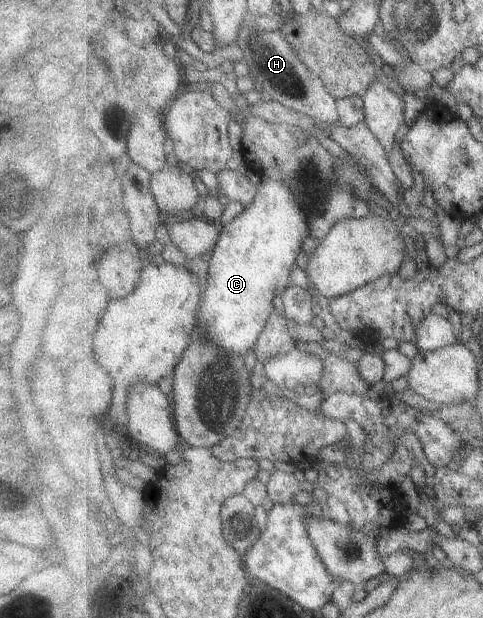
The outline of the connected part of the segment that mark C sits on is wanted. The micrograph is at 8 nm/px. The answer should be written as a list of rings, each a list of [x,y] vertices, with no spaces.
[[[262,179],[262,183],[259,185],[258,189],[258,197],[256,198],[255,203],[251,205],[243,215],[241,215],[238,219],[235,219],[232,223],[220,225],[221,226],[221,233],[222,235],[218,239],[218,243],[216,244],[216,248],[213,251],[213,256],[210,262],[210,281],[208,284],[208,289],[204,292],[204,295],[202,296],[202,305],[200,308],[200,327],[203,331],[203,336],[206,338],[207,342],[210,342],[211,344],[214,344],[217,348],[226,350],[227,352],[230,352],[231,354],[236,355],[247,355],[247,351],[250,349],[254,349],[259,342],[259,339],[262,337],[263,331],[266,329],[267,323],[270,321],[270,318],[272,317],[273,312],[273,299],[275,298],[275,295],[277,295],[277,291],[279,291],[279,287],[283,287],[283,292],[285,292],[290,286],[289,286],[289,279],[291,279],[291,269],[293,267],[297,267],[297,257],[301,255],[301,251],[304,251],[303,241],[305,241],[305,237],[310,236],[310,226],[307,220],[307,215],[305,214],[305,211],[301,208],[301,205],[295,200],[295,197],[292,195],[291,189],[283,182],[283,181],[276,181],[276,180],[265,180]]]

